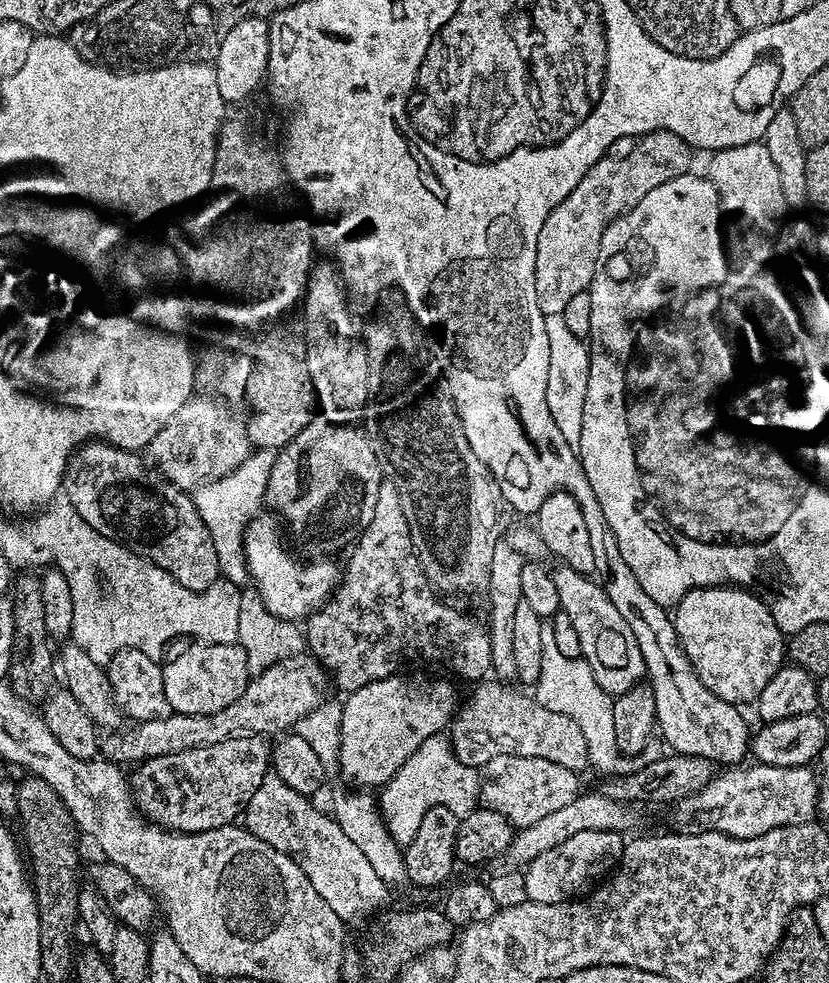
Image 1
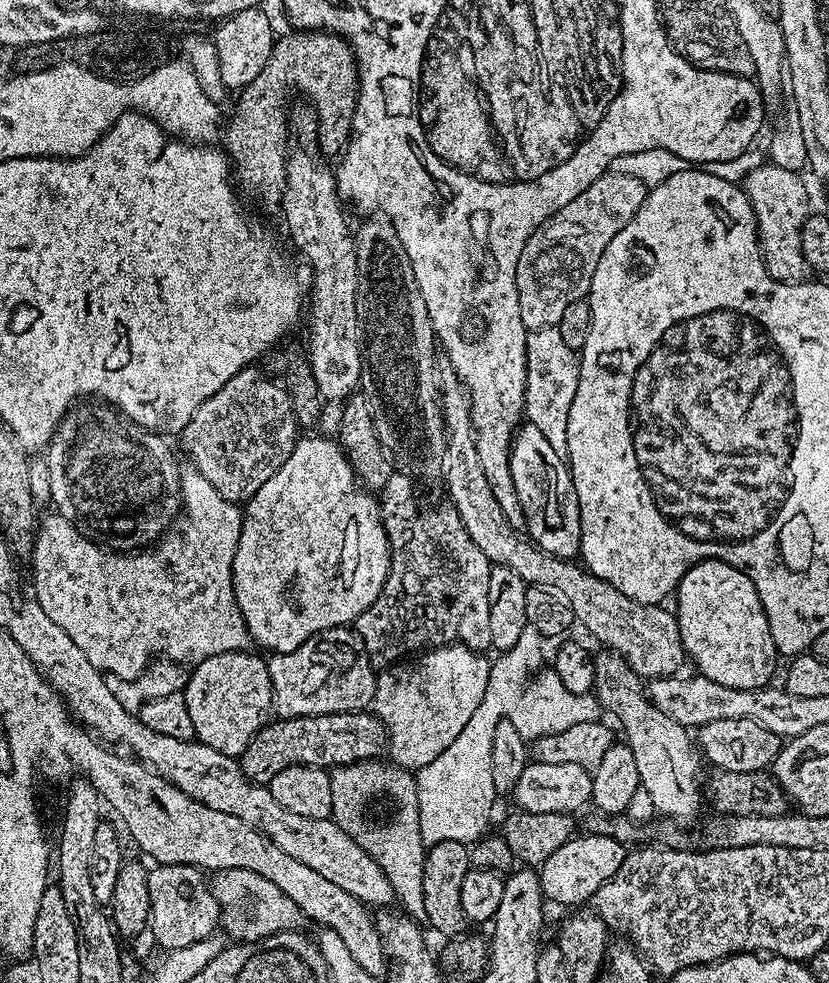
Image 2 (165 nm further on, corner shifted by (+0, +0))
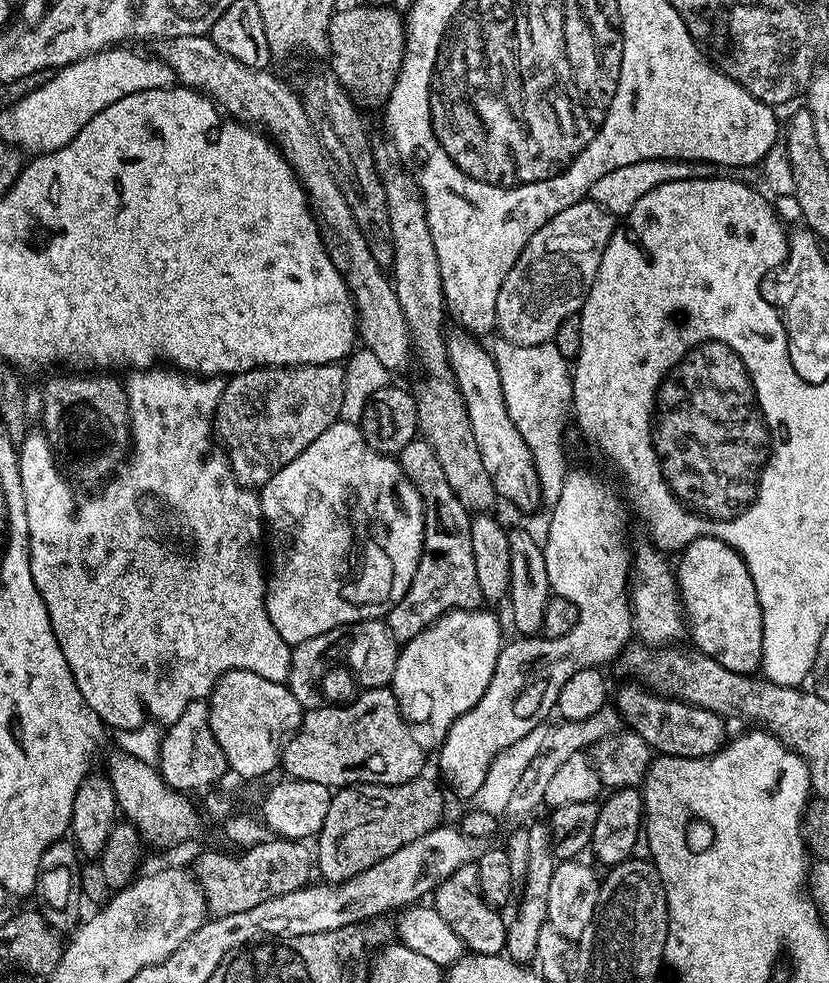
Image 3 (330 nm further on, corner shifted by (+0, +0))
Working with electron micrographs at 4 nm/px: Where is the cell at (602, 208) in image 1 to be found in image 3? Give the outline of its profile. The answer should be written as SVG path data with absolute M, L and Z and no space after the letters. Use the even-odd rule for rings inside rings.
M591 198L562 210L530 238L518 262L506 274L496 299L495 331L512 344L538 346L553 339L566 318L584 307L590 286L598 274L602 254L618 227L617 217Z

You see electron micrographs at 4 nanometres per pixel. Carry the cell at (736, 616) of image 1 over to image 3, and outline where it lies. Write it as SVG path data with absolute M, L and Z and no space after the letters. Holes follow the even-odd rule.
M703 536L687 544L675 565L676 587L680 593L686 628L705 656L714 658L726 670L756 674L762 662L762 610L746 562L726 542Z

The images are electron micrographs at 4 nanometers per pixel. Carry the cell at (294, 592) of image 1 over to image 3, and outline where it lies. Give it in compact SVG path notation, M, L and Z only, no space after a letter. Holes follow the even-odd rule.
M343 422L330 425L293 461L282 466L263 488L259 489L258 495L260 509L264 515L266 548L267 551L268 548L272 551L272 560L270 556L270 567L266 572L266 610L274 630L282 634L282 638L288 645L295 646L310 638L318 638L318 634L326 634L346 624L357 624L363 620L378 620L387 617L388 611L400 601L402 594L406 594L414 578L414 570L418 570L418 562L424 549L424 500L410 482L408 475L402 470L399 459L375 452L364 441L364 436L357 425Z

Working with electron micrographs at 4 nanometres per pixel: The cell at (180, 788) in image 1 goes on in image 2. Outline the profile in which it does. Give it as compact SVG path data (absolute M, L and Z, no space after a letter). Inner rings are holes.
M368 710L289 720L276 718L256 731L254 738L250 738L250 746L246 746L238 759L246 779L266 786L270 778L286 770L286 766L312 764L331 770L344 764L375 761L375 756L385 755L387 743L388 733L383 724Z

